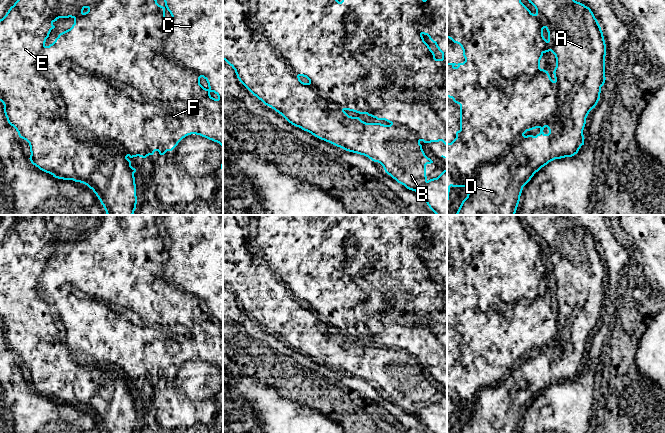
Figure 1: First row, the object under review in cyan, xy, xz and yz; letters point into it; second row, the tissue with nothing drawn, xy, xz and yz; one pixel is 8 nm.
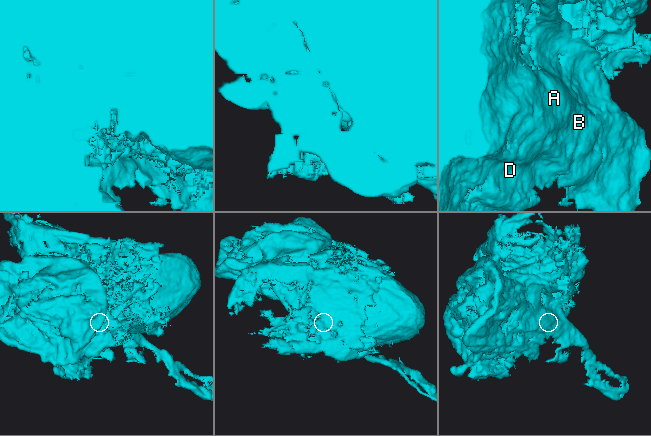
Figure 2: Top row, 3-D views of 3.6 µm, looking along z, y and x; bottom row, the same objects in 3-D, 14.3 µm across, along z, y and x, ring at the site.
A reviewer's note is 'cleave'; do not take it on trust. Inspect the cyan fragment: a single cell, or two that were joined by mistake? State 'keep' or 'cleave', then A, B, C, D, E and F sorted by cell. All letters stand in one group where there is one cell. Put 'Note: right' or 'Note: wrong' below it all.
cleave; groups A B D E F / C
Note: right

